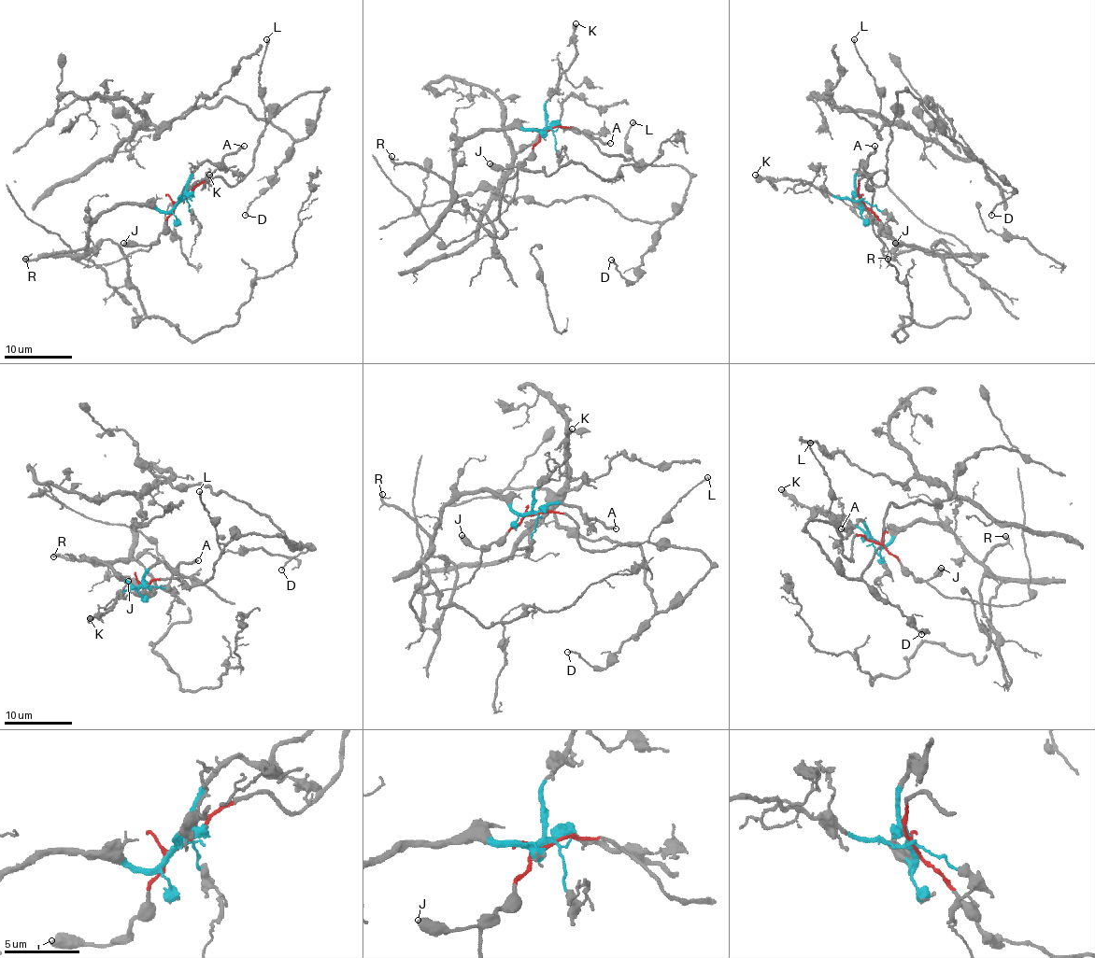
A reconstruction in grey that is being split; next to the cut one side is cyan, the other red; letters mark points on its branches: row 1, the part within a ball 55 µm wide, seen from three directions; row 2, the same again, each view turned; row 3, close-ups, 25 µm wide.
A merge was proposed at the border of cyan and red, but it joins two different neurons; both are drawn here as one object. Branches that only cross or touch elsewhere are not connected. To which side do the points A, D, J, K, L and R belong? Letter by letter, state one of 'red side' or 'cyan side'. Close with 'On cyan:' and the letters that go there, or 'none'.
A: cyan side
D: red side
J: red side
K: cyan side
L: red side
R: cyan side
On cyan: A, K, R

